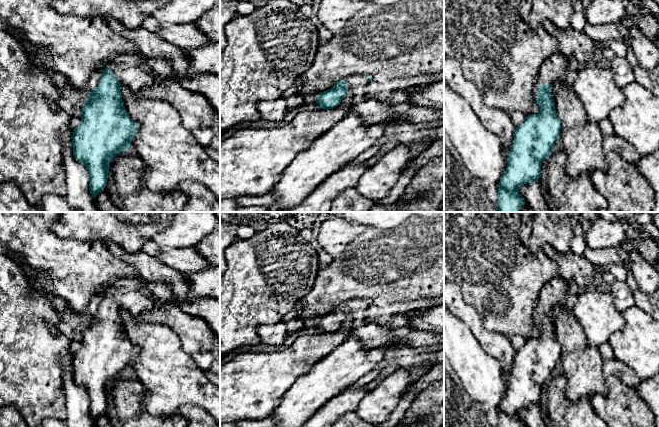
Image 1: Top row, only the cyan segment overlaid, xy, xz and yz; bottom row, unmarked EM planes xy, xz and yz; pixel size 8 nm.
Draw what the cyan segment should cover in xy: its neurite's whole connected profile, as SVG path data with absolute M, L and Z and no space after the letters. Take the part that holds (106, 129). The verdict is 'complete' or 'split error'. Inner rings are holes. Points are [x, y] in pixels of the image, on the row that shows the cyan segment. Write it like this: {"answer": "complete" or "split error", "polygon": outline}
{"answer": "split error", "polygon": "M210 42L207 45L185 50L189 66L180 76L173 65L164 59L149 59L143 56L122 54L113 57L96 88L91 90L85 99L81 122L72 135L73 156L83 163L90 175L89 190L95 198L104 191L109 174L109 162L119 153L130 147L139 125L127 113L121 97L121 86L125 85L131 92L137 94L142 88L150 87L156 79L192 78L198 74L215 74L220 76L220 42Z"}

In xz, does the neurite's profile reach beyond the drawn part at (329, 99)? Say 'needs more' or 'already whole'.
needs more

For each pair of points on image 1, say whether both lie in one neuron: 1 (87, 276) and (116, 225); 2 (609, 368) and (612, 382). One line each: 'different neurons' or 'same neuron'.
1: different neurons
2: different neurons

